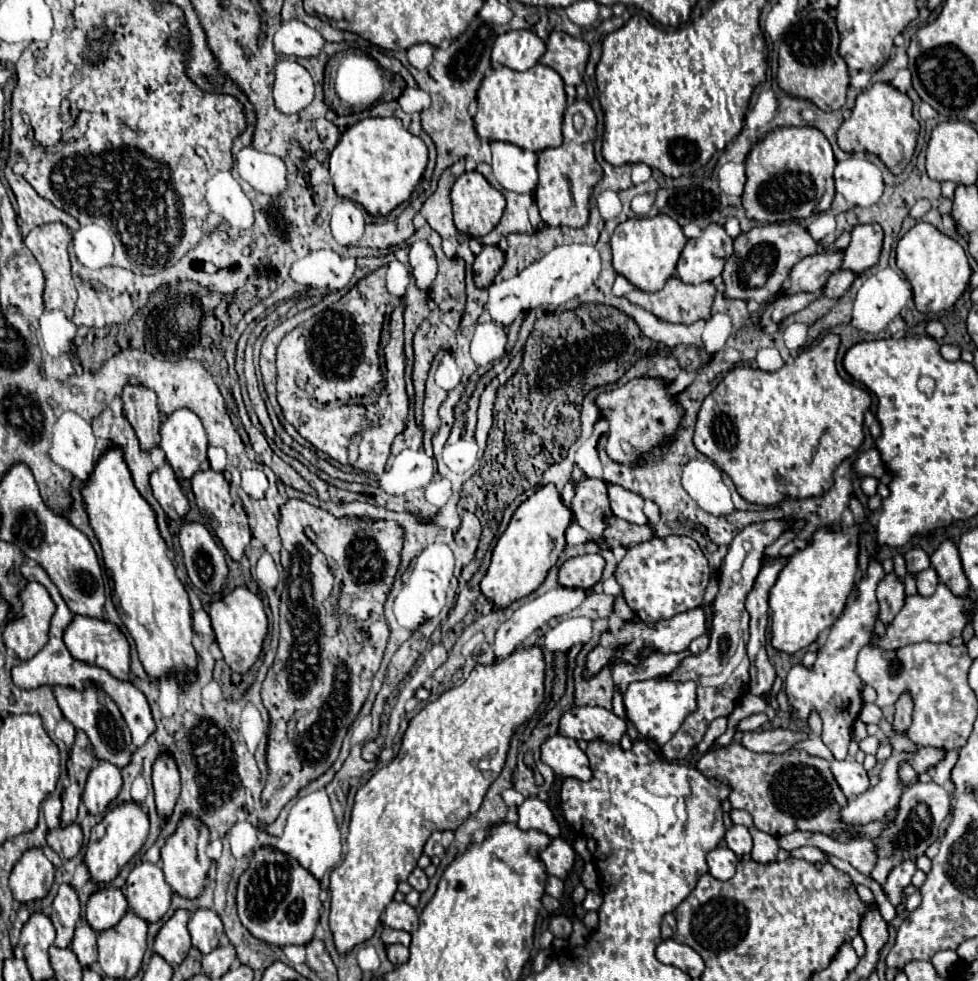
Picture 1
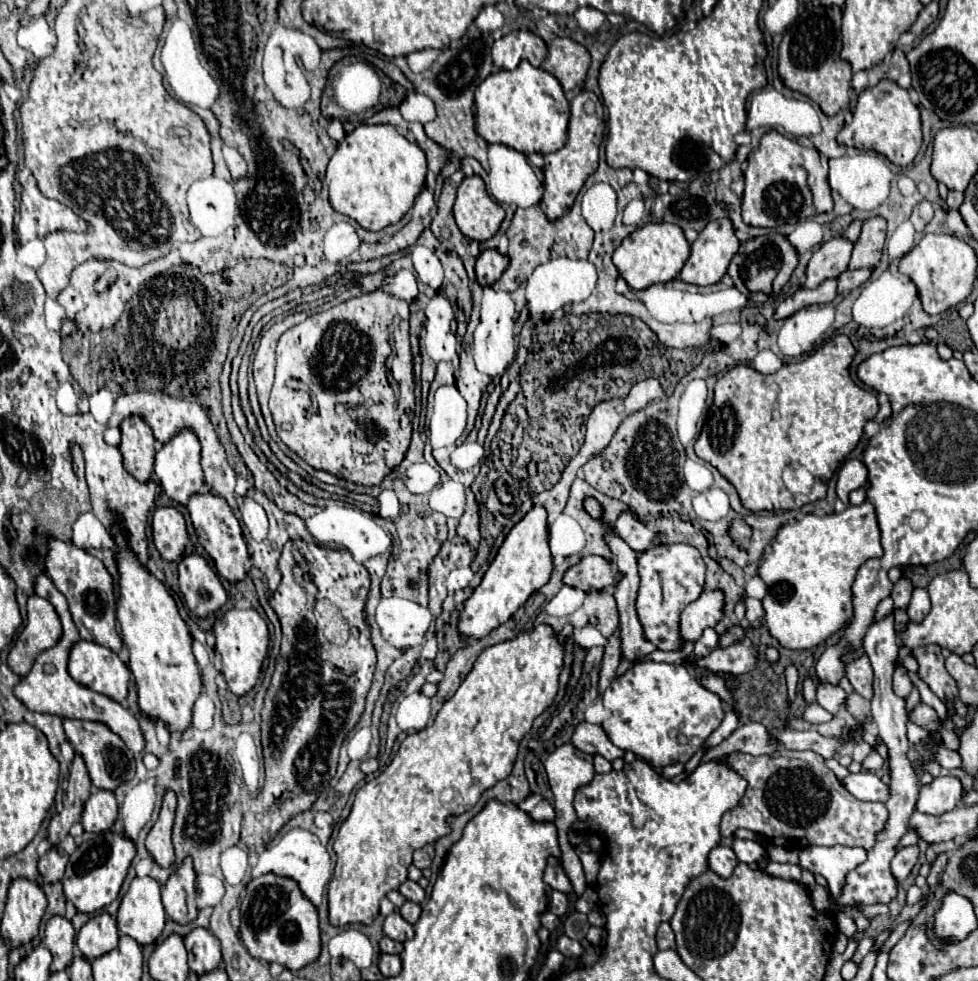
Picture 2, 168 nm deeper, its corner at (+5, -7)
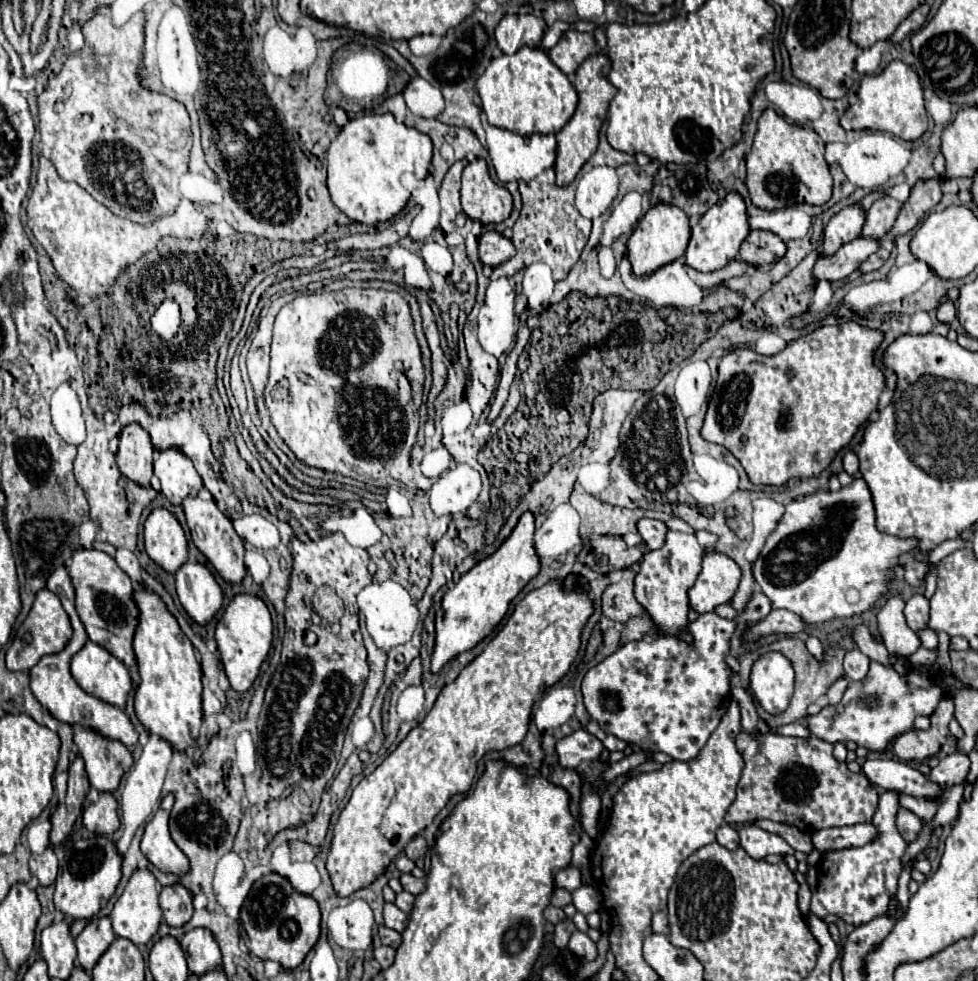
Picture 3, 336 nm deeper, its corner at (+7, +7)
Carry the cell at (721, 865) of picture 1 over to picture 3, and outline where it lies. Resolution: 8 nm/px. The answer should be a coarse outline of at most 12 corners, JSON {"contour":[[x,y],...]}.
{"contour":[[728,823],[716,831],[716,841],[734,851],[740,847],[738,831]]}

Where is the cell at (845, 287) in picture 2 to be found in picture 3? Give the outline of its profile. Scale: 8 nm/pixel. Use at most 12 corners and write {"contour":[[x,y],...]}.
{"contour":[[888,249],[870,255],[862,265],[862,273],[876,271],[890,257]]}

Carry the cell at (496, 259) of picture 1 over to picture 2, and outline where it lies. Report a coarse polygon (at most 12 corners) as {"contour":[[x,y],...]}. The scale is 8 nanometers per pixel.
{"contour":[[496,249],[476,259],[476,279],[482,287],[496,283],[508,257]]}

